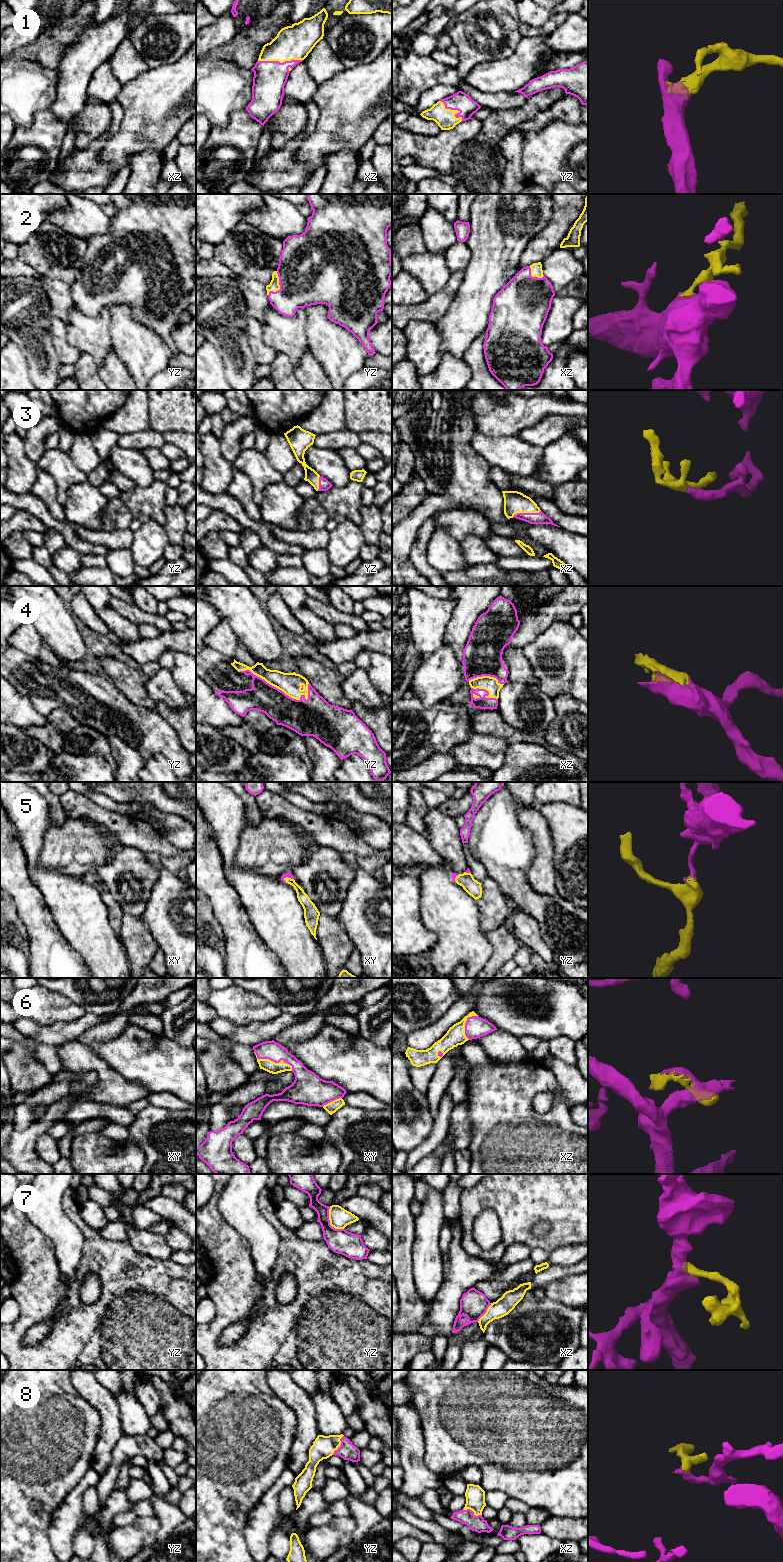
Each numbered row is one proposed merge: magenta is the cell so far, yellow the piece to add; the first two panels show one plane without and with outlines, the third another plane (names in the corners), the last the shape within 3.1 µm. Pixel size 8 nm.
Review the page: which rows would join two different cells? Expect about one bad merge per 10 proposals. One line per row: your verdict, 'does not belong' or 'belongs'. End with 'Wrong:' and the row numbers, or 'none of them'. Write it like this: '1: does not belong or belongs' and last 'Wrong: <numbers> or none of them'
1: belongs
2: belongs
3: belongs
4: belongs
5: belongs
6: belongs
7: does not belong
8: belongs
Wrong: 7

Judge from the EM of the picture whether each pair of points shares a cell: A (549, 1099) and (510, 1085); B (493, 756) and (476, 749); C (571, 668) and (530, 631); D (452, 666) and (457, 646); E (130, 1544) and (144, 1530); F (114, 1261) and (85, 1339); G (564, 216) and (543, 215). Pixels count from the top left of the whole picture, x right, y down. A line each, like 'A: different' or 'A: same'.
A: different
B: same
C: different
D: different
E: same
F: same
G: different

